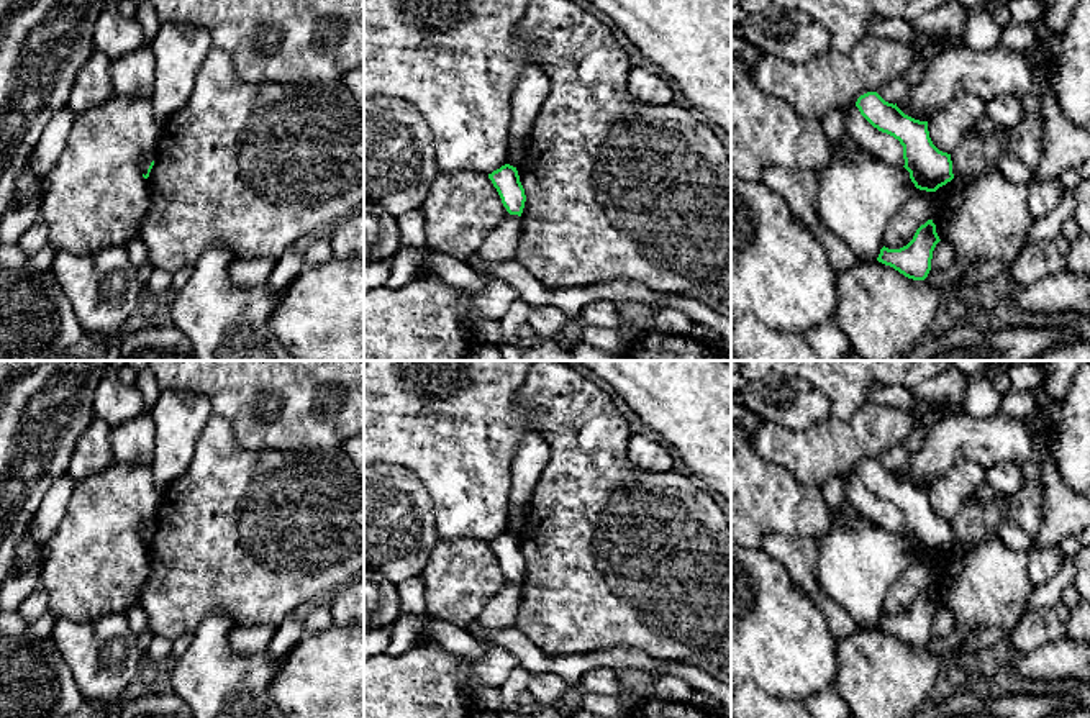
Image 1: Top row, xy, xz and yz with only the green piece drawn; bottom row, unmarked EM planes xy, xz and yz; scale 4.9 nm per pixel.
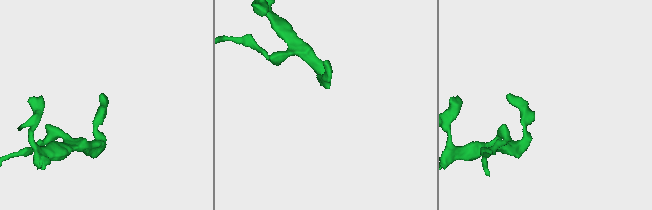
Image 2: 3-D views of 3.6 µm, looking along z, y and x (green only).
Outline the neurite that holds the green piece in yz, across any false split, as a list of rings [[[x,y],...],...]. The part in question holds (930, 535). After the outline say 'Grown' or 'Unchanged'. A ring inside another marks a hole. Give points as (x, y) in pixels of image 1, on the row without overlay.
[[[877,459],[861,462],[856,474],[874,495],[900,508],[903,534],[916,556],[936,559],[954,546],[951,521],[933,511],[928,489],[905,482],[897,470],[885,469]]]. Unchanged

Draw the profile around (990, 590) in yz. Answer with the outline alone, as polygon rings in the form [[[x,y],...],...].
[[[993,534],[964,551],[964,566],[954,577],[942,574],[949,552],[926,559],[913,551],[913,557],[933,566],[936,600],[954,615],[956,628],[1001,628],[1013,633],[1034,590],[1028,575],[1029,552],[1006,548]]]

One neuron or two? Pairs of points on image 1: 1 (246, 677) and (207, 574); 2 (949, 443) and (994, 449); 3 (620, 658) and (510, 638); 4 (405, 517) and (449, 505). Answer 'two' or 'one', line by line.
1: two
2: one
3: one
4: two

